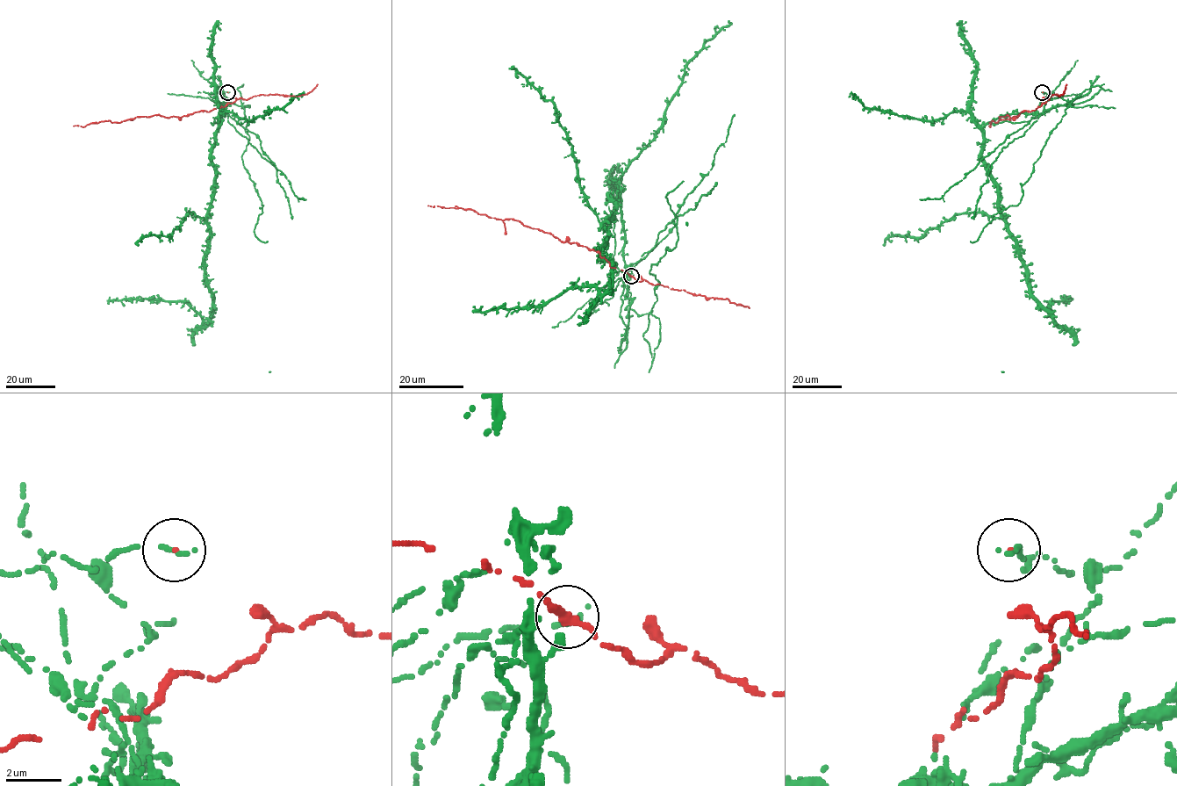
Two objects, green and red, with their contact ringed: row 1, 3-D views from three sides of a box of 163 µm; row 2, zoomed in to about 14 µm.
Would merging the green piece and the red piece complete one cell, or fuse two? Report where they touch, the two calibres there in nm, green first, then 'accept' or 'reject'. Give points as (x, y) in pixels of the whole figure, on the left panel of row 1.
at (227, 92); 220 nm thick on the green side, 100 nm on the other; reject

